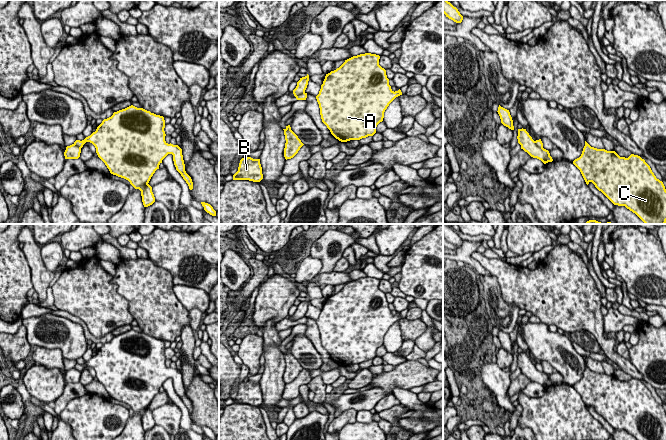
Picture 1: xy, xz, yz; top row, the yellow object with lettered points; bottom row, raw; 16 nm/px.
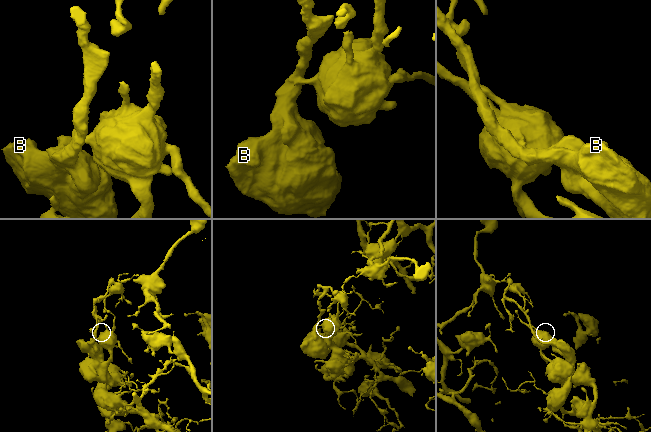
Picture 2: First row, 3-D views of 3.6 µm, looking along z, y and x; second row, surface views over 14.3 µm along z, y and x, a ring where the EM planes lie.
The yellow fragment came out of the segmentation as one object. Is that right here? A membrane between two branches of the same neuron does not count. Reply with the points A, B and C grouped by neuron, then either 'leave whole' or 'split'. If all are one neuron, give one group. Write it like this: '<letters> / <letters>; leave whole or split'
A / B C; split

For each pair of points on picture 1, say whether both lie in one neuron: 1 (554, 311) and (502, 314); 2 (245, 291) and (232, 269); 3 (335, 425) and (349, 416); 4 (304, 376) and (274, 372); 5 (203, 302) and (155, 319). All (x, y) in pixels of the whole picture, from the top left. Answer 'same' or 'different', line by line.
1: different
2: different
3: same
4: different
5: different

